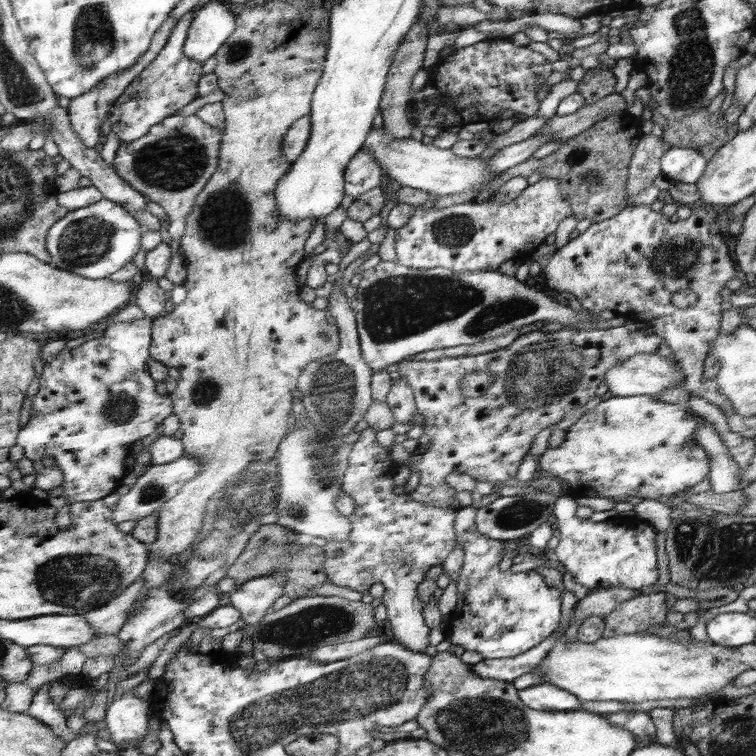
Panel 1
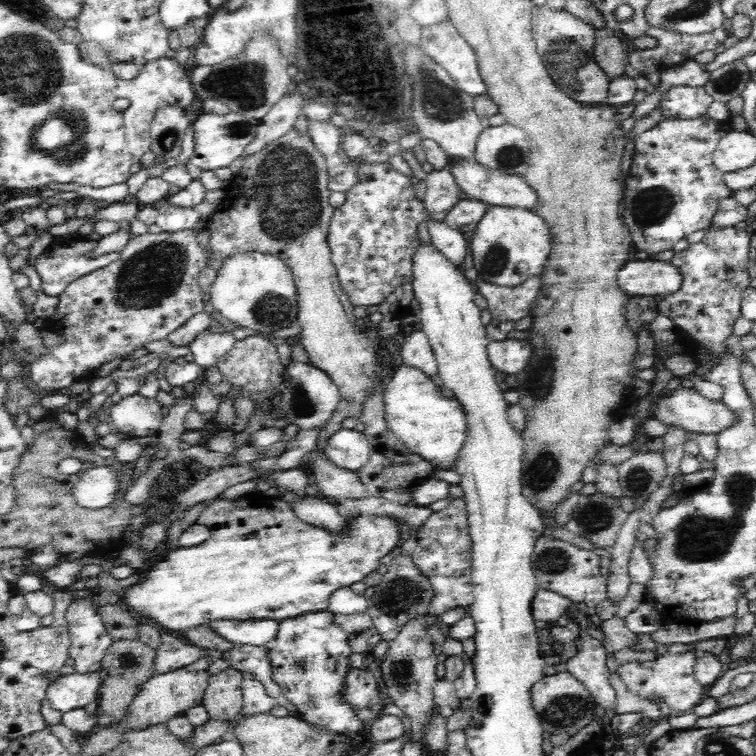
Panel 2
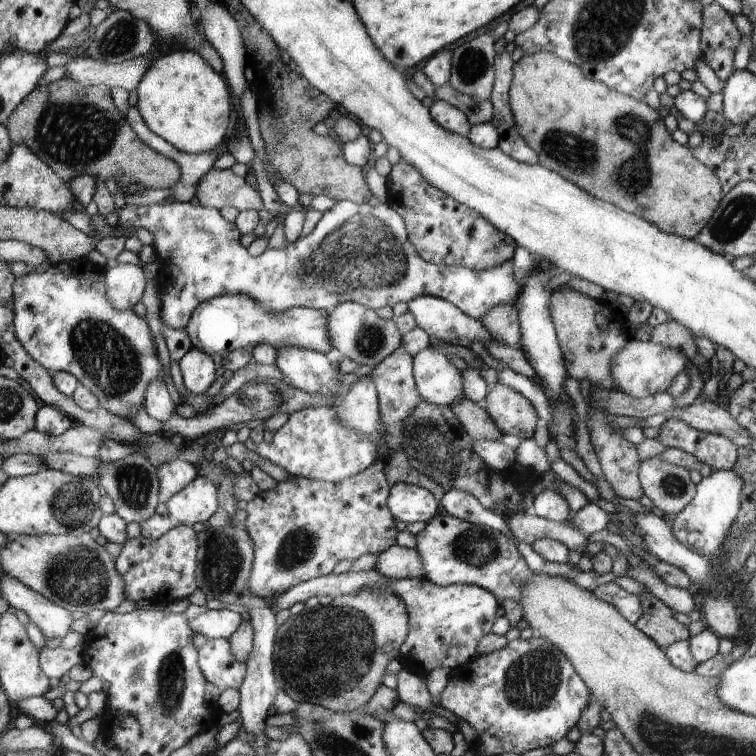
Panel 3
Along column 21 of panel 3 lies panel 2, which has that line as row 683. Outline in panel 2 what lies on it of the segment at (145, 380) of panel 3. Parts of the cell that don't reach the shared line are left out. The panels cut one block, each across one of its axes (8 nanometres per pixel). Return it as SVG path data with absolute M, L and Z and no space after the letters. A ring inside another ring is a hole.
M325 609L279 622L276 639L270 643L268 654L273 680L280 686L281 695L302 713L302 720L332 732L362 734L369 723L364 724L358 719L342 695L346 672L352 670L348 658L354 653L350 649L348 635L335 624L334 616Z

